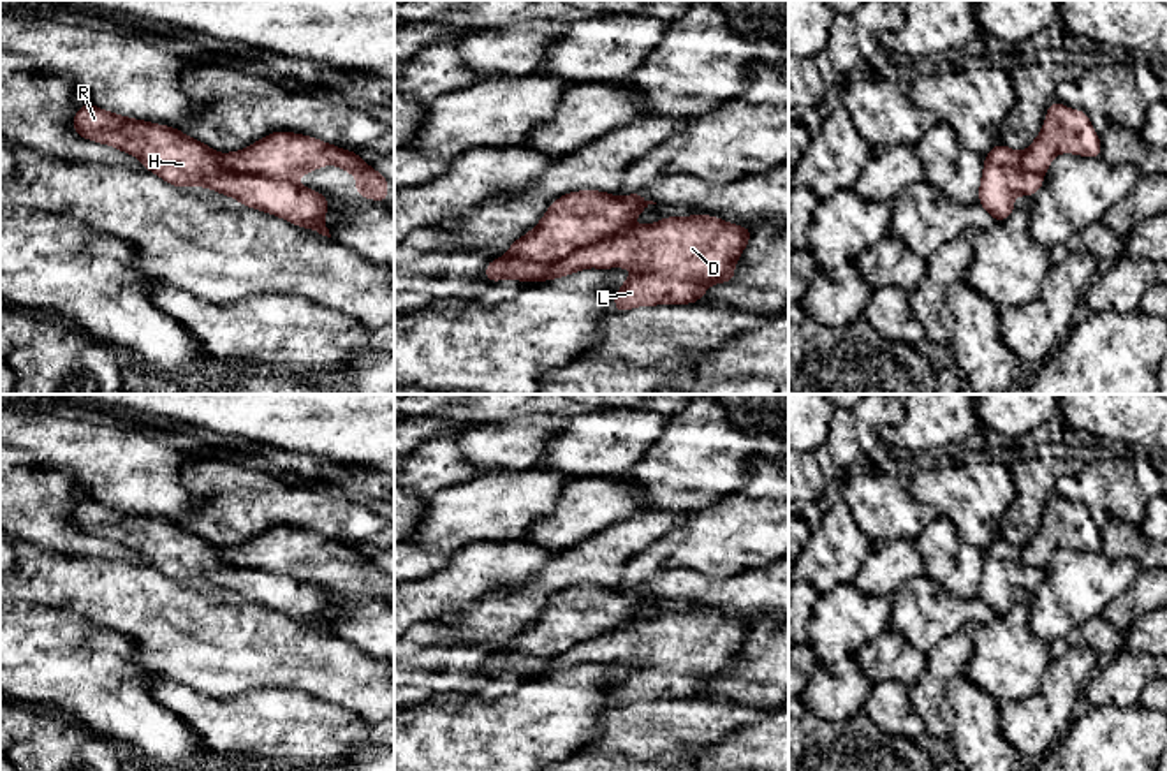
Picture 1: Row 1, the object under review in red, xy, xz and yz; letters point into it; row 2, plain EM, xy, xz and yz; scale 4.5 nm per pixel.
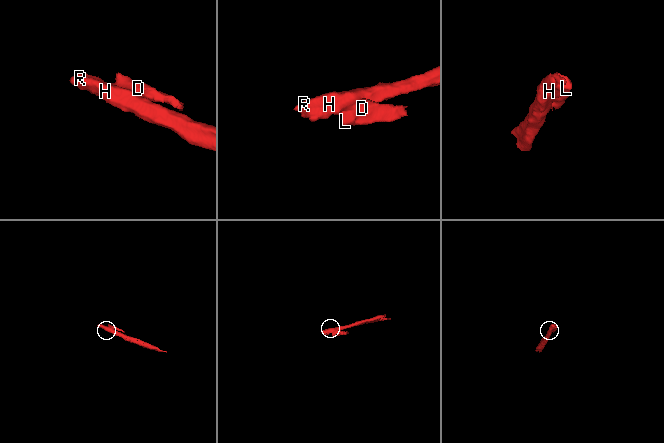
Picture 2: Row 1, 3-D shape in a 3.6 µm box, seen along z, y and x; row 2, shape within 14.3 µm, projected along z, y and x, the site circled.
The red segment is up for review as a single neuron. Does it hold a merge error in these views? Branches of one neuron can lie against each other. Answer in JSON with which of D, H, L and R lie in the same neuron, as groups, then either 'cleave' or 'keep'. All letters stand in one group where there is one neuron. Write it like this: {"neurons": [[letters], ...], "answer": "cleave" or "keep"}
{"neurons": [["D", "L"], ["H", "R"]], "answer": "cleave"}

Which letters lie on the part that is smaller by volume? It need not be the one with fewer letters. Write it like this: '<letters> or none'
D, L

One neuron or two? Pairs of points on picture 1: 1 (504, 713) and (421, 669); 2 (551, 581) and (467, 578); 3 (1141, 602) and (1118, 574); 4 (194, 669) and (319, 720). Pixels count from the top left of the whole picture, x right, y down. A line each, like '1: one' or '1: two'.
1: two
2: two
3: two
4: two

